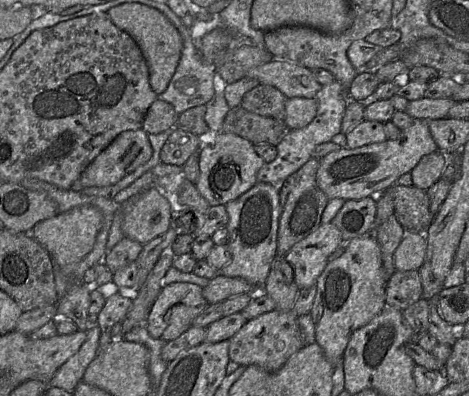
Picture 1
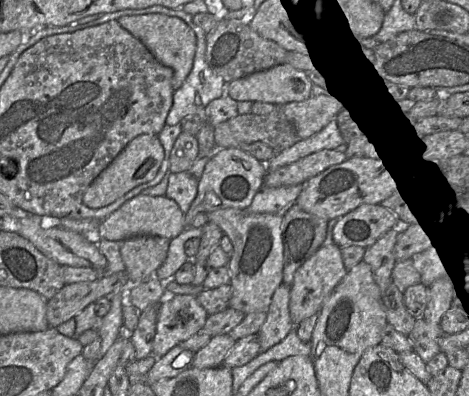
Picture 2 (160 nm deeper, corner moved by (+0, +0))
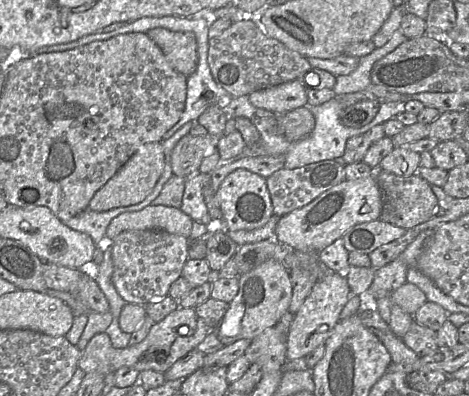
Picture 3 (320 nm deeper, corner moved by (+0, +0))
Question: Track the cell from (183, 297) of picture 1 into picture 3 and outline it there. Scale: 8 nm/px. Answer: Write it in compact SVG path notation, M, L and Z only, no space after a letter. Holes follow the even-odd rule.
M179 307L163 320L156 322L140 343L122 349L114 348L111 352L113 372L125 366L139 372L154 370L165 373L177 360L197 349L210 330L205 321L197 315L195 309Z

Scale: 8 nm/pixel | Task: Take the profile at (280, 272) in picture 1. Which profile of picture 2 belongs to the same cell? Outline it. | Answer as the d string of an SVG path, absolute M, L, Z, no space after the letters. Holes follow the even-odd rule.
M282 283L274 292L266 321L259 332L261 352L281 342L294 328L290 315L290 287Z

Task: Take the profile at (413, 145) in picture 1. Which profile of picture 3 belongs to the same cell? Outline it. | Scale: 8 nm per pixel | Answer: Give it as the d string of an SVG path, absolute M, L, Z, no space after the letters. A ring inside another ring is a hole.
M375 175L357 180L345 179L308 205L279 218L274 239L296 251L319 253L342 238L354 225L379 219L381 211L382 199Z

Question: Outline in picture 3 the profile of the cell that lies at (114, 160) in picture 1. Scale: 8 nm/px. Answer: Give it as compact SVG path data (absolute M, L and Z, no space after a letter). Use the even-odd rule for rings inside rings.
M160 142L147 143L99 189L91 198L88 209L102 212L118 207L126 207L142 202L153 190L164 170L165 157Z

